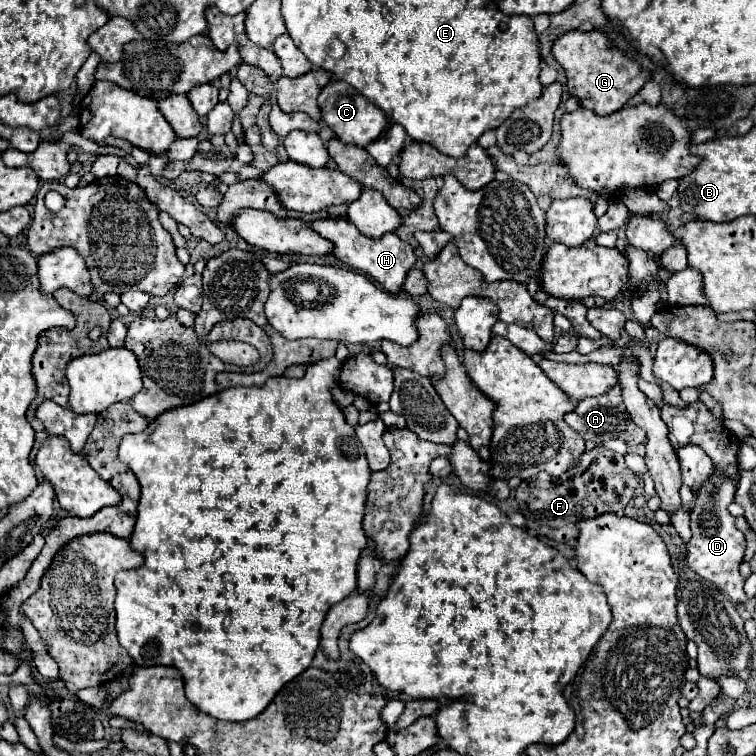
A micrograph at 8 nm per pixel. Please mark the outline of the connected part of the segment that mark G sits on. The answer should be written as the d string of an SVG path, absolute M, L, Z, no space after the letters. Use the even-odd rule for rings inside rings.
M602 30L564 32L554 42L552 54L558 60L558 64L566 70L568 92L574 98L578 98L582 108L594 110L600 116L608 116L620 110L652 78L652 74L644 70L636 60L628 58L622 50L614 48L610 38Z

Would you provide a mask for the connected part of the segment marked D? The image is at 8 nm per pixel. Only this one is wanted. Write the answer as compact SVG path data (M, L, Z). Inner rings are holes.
M714 470L712 476L700 486L696 506L692 508L692 540L688 542L686 564L702 578L716 584L722 592L730 594L732 602L744 604L748 596L742 590L744 578L740 576L738 566L744 558L746 540L744 534L736 528L734 516L728 512L728 506L734 502L734 492L736 492L734 478L720 474L720 470Z

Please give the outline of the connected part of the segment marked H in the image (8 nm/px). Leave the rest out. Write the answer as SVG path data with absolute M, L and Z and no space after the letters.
M348 218L318 220L318 234L334 244L332 254L338 260L342 260L344 264L348 264L354 270L360 270L360 272L372 276L372 280L376 280L376 284L380 284L390 294L398 294L402 290L406 274L416 262L412 246L408 242L400 240L396 234L390 232L390 234L384 234L382 238L374 240L374 238L368 238L368 236L360 234L358 228L352 226L352 222L348 222Z

